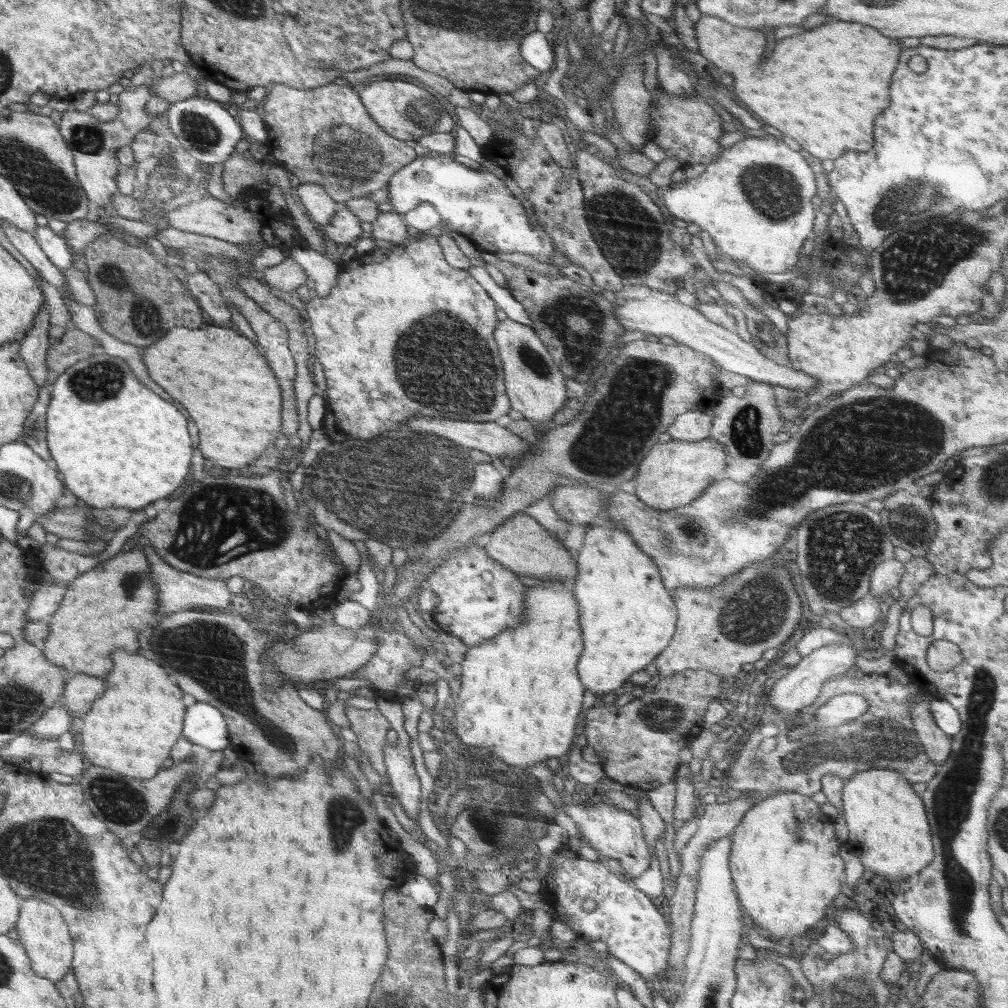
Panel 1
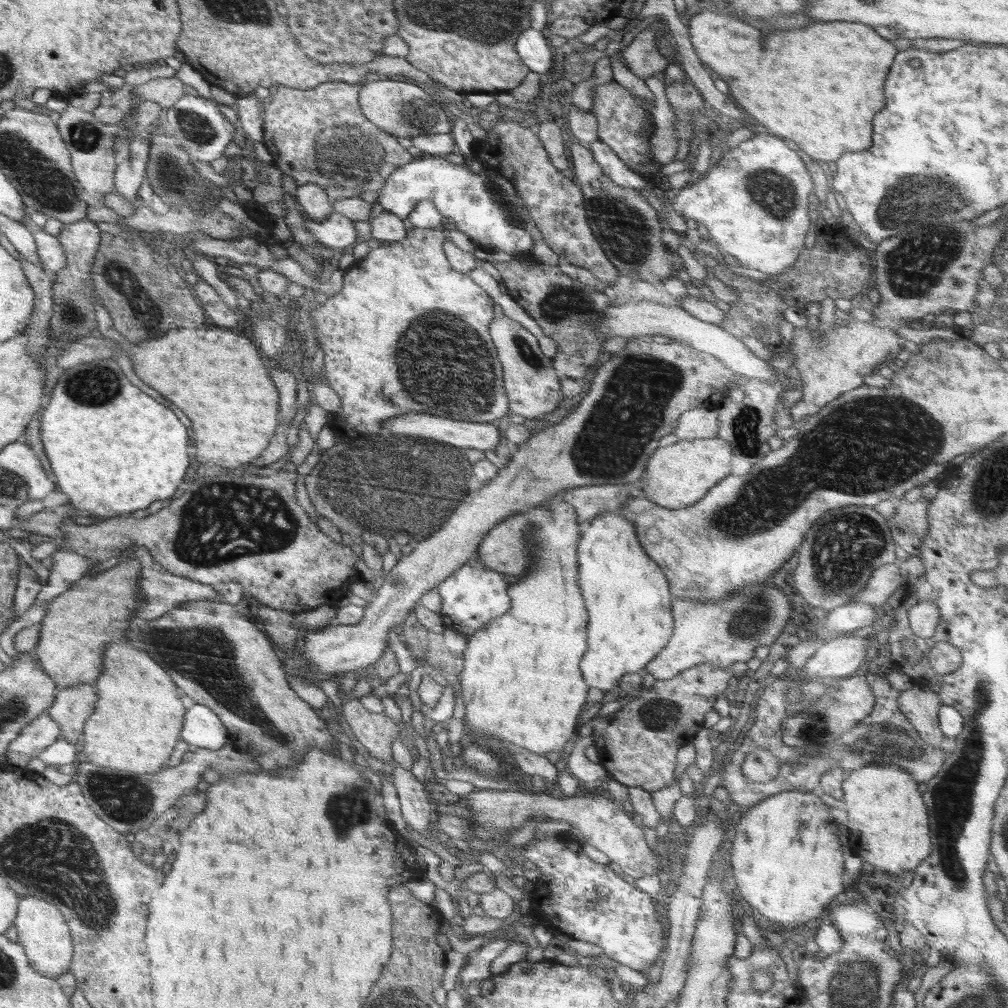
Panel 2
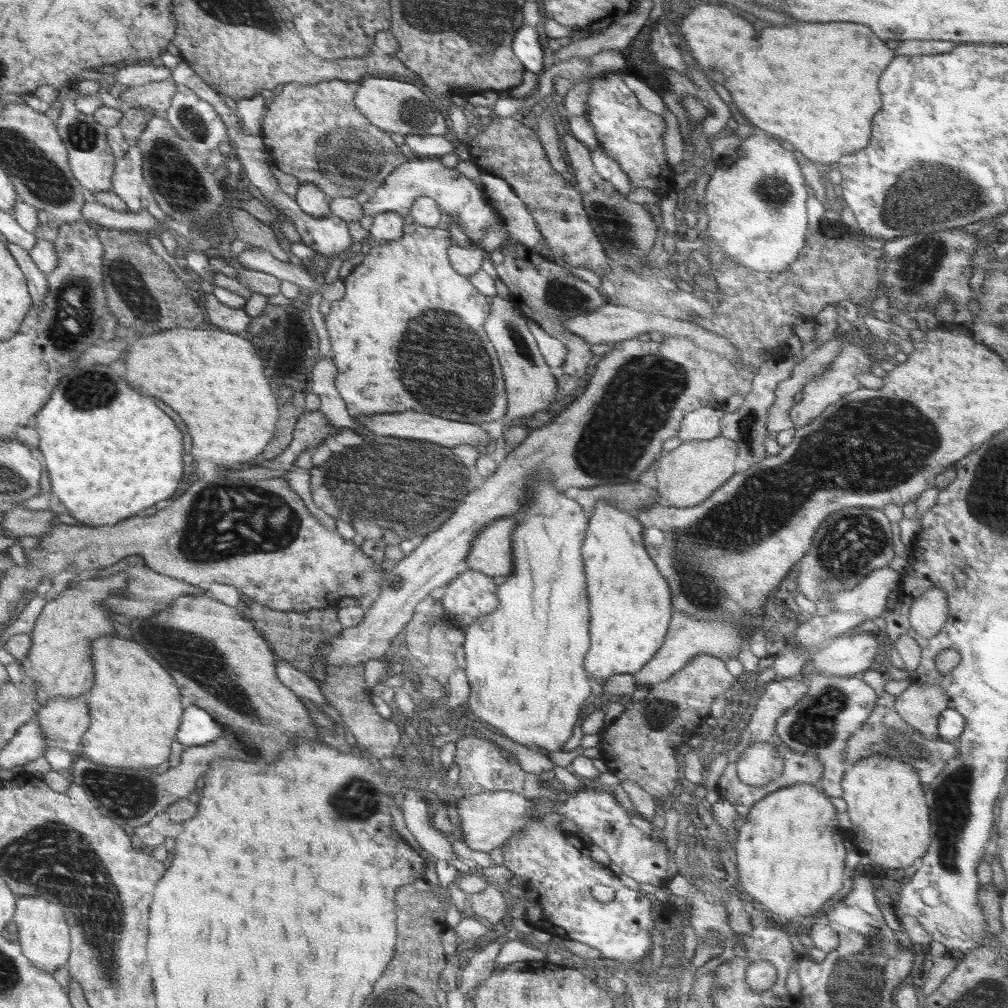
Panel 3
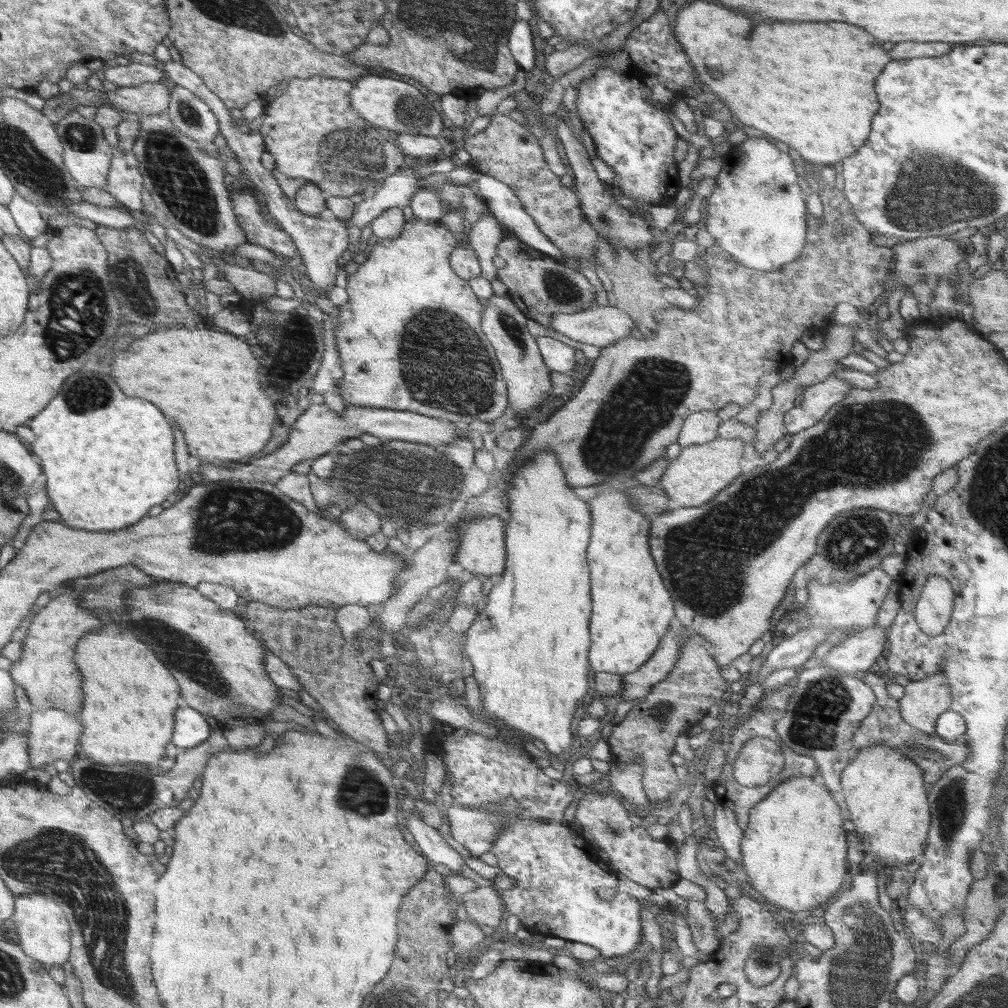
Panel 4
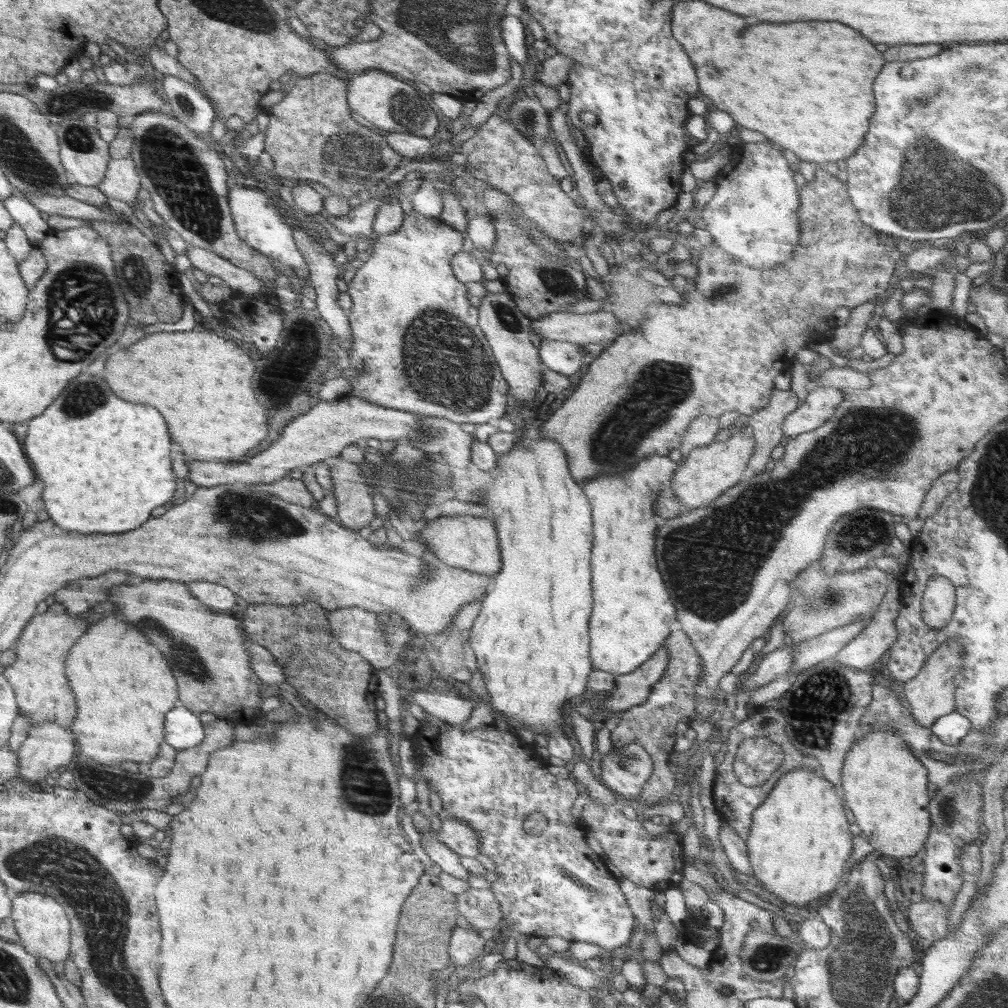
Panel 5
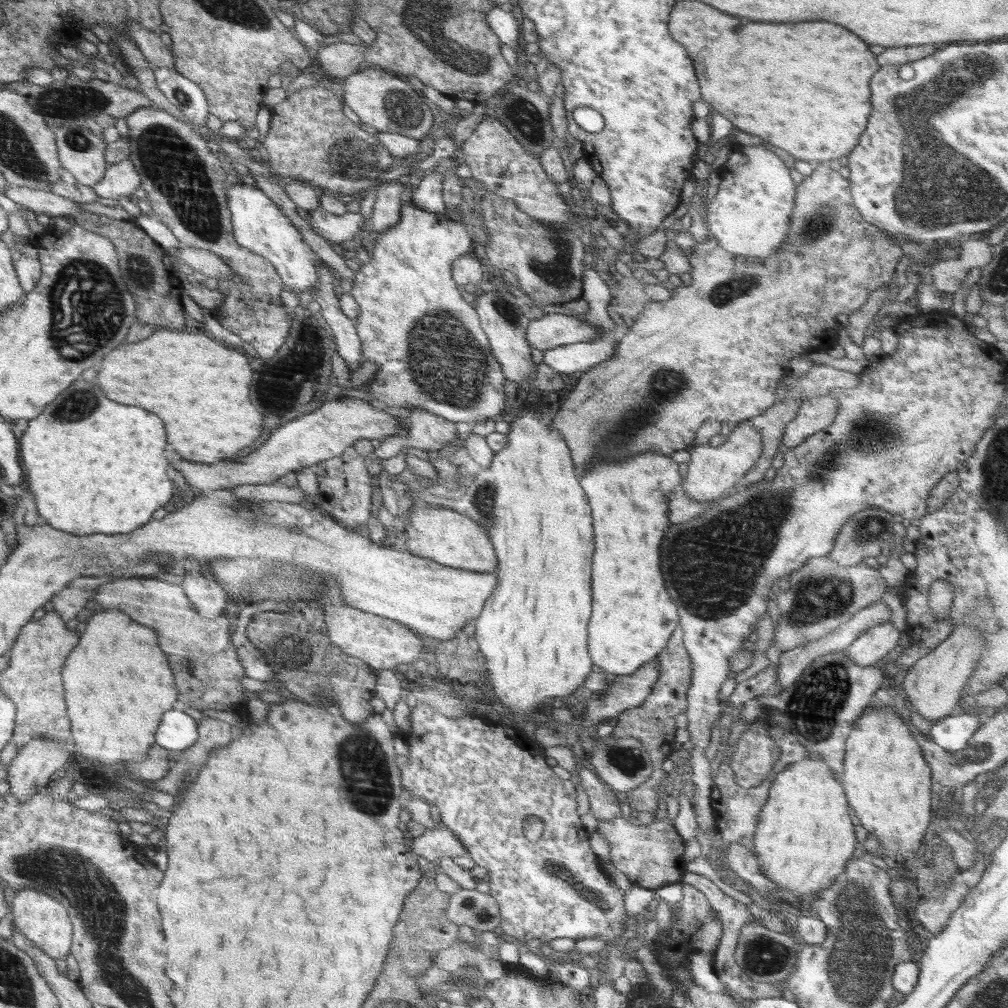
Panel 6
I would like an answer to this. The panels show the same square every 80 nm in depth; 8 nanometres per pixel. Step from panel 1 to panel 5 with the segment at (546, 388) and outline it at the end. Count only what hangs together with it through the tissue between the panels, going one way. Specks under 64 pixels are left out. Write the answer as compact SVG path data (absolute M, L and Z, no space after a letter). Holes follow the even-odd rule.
M488 292L481 299L478 308L479 325L491 346L502 377L509 385L509 393L517 401L522 400L522 404L531 402L532 398L540 398L544 386L542 368L547 366L540 360L538 348L530 341L531 321L519 310L518 303L508 292Z

